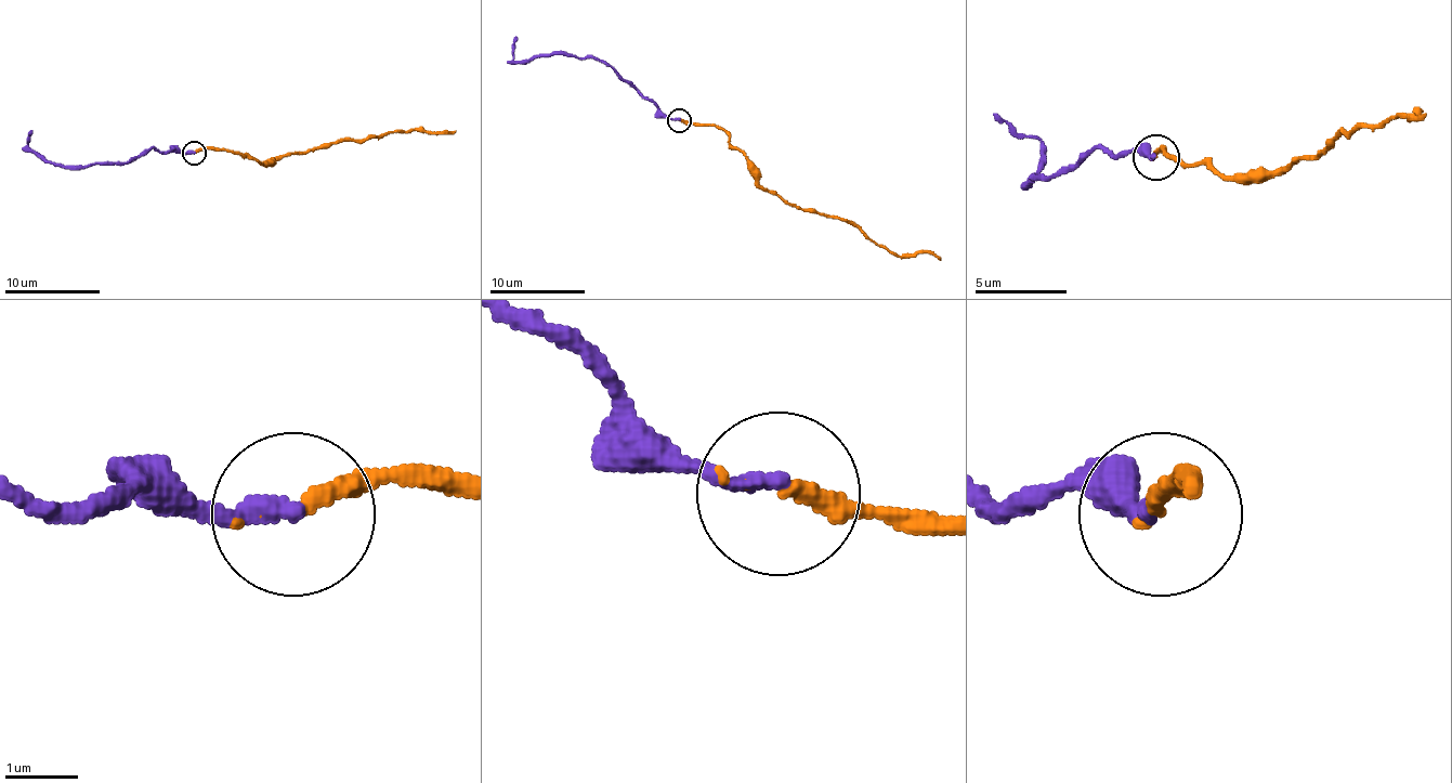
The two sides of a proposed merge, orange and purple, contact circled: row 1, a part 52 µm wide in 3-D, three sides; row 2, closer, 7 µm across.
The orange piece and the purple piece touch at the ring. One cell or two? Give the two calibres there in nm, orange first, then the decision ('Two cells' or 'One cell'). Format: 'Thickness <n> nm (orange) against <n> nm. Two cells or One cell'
Thickness 240 nm (orange) against 240 nm. One cell

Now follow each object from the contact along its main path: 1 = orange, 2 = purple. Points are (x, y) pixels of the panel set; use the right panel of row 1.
1: (1155, 158), (1160, 149), (1229, 177), (1274, 177), (1293, 158), (1316, 154), (1325, 144), (1385, 121), (1427, 113)
2: (1155, 158), (1095, 149), (1054, 177), (1035, 177), (1025, 181), (1040, 168), (1040, 144), (994, 113)

